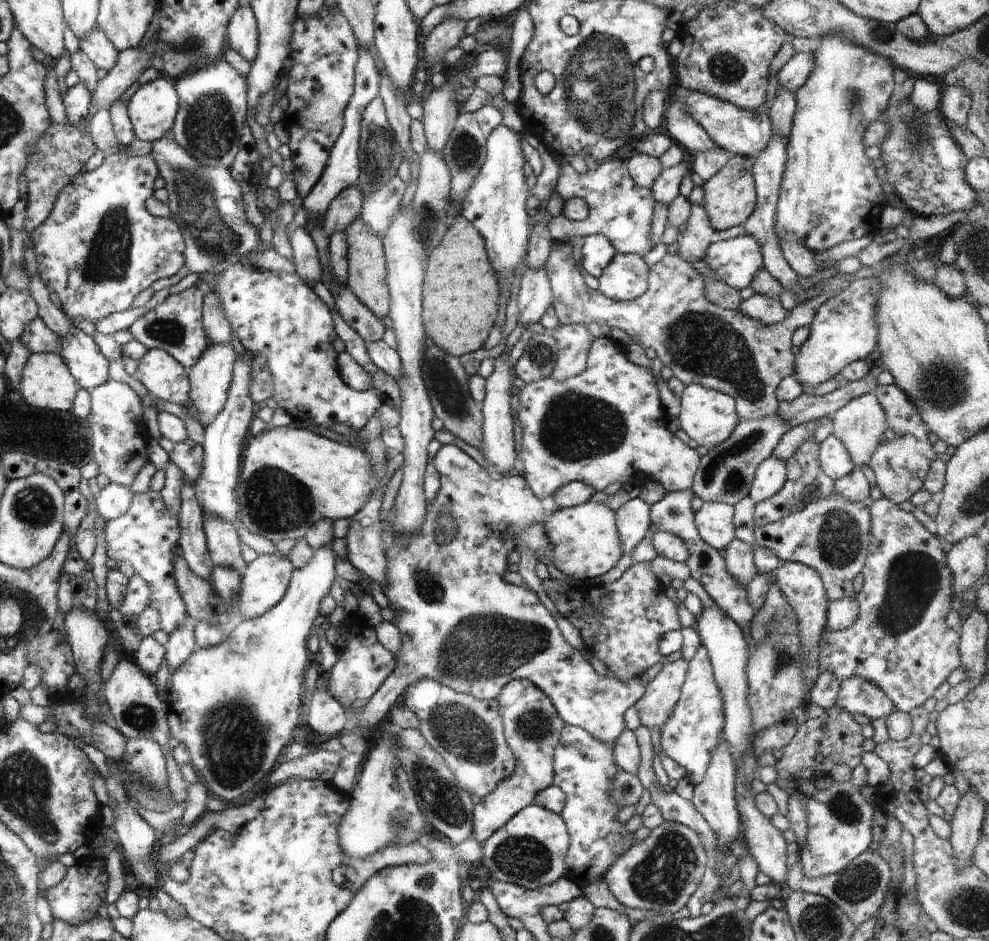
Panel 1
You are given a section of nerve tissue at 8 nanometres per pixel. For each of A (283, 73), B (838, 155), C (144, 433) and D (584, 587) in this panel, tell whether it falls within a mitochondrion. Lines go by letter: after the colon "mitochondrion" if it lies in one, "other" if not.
A: other
B: other
C: other
D: other

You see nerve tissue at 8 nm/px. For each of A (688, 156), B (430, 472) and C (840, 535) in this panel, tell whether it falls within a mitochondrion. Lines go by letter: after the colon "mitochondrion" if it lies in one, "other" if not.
A: other
B: other
C: mitochondrion

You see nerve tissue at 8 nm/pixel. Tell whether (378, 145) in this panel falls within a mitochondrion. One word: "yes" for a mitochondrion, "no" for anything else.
yes

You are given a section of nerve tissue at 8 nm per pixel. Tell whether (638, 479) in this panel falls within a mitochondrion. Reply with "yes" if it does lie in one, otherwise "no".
no

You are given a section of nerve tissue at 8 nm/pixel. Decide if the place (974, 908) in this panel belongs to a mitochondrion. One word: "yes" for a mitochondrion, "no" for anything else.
yes

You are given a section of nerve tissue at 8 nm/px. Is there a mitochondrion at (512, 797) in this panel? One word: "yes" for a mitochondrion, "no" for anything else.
no

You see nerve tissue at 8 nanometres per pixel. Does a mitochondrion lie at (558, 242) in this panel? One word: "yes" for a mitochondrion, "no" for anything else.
no

